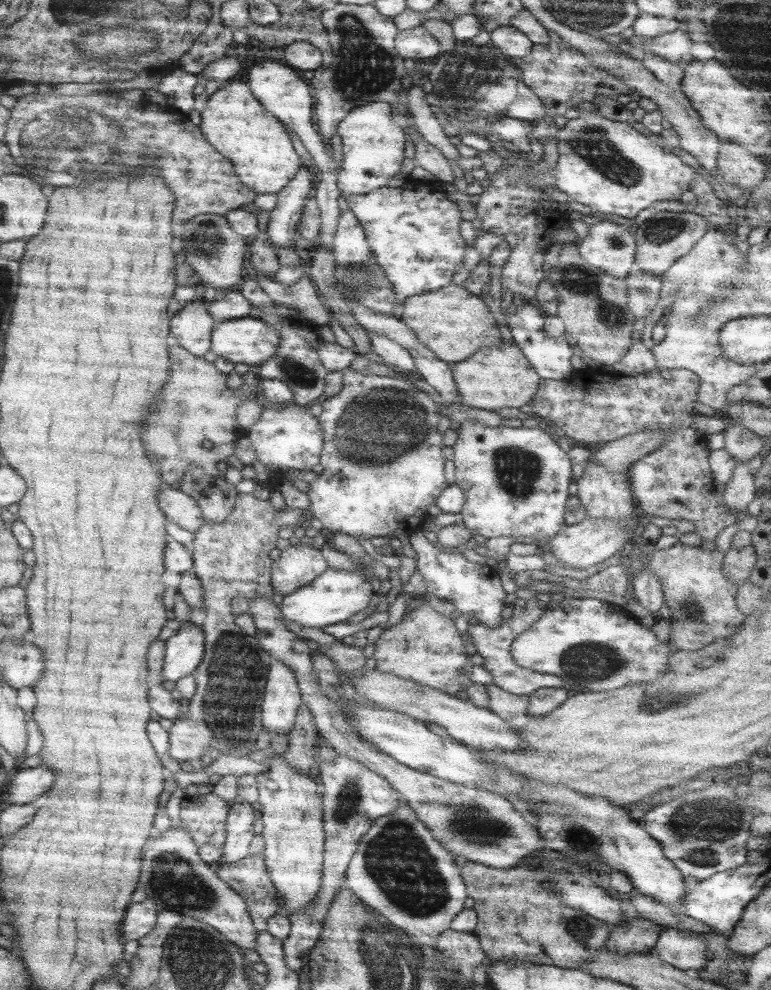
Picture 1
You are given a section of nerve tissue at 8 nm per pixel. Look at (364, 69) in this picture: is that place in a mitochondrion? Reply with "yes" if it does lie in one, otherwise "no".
yes

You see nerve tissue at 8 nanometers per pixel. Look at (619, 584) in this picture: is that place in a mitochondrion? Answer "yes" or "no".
no

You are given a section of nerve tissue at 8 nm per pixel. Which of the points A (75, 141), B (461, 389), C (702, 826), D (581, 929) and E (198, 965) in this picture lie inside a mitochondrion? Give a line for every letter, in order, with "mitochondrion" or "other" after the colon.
A: mitochondrion
B: other
C: mitochondrion
D: mitochondrion
E: mitochondrion

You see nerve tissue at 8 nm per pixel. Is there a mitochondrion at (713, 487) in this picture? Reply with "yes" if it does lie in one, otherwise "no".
no

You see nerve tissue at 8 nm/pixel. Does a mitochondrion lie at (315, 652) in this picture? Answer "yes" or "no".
no

